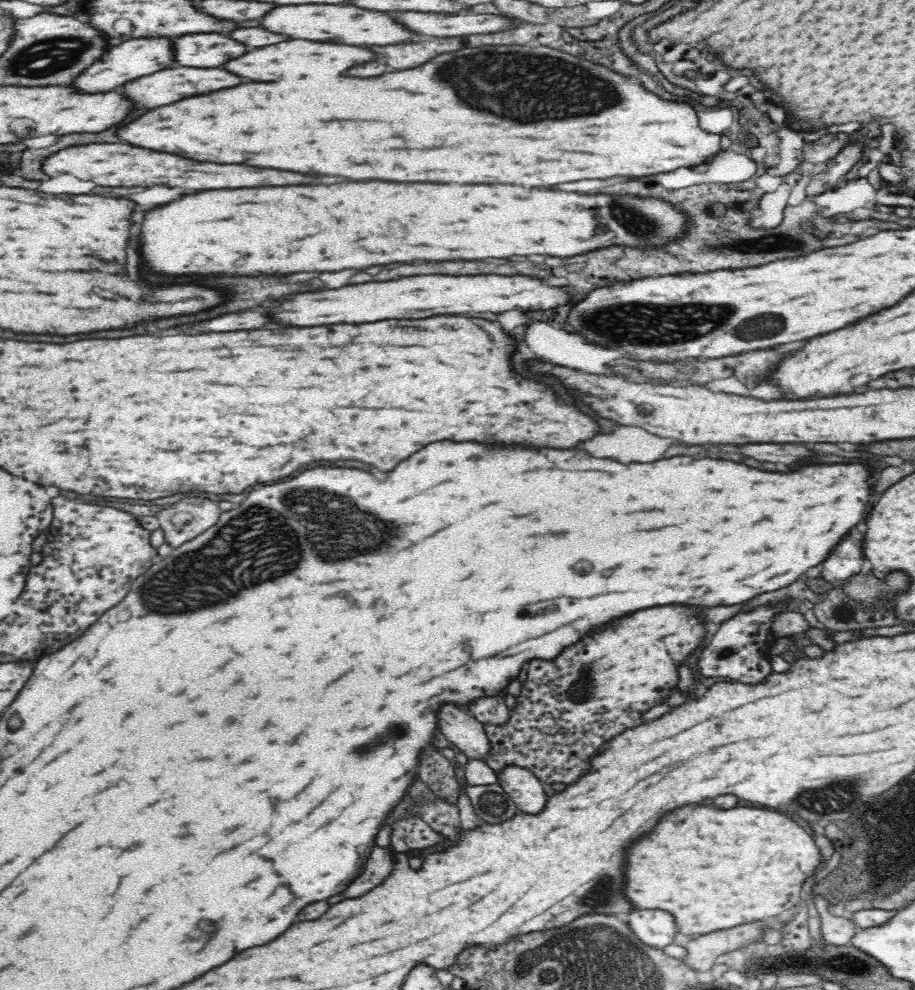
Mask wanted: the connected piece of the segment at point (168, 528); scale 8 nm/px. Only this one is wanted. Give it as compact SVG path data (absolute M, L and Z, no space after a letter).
M184 498L180 500L180 504L162 510L158 514L158 520L162 524L162 530L166 532L166 542L172 548L180 548L218 524L220 516L222 510L218 508L218 504L202 498Z

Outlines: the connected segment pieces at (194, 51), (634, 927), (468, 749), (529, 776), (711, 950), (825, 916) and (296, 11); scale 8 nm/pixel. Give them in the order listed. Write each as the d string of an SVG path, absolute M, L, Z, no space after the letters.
M202 32L202 34L188 34L170 40L172 54L180 66L192 68L216 68L218 64L240 56L248 48L238 44L232 38Z
M636 910L630 912L628 920L628 928L634 932L634 936L650 946L650 948L658 948L662 950L668 944L674 944L674 936L678 932L674 918L668 912L660 912L660 910Z
M452 702L440 704L436 712L438 730L456 744L466 758L484 760L490 752L490 742L484 730L484 724L480 724L476 718L472 718L462 706L456 706Z
M506 766L500 772L496 772L496 776L498 784L516 802L520 812L542 812L544 804L548 802L548 796L542 790L542 780L532 770L520 766Z
M738 926L738 928L732 928L730 932L718 930L702 936L692 936L684 948L686 954L682 958L682 964L688 970L694 970L696 974L700 972L704 974L714 966L716 956L720 952L734 950L744 942L754 942L760 938L762 938L760 928L750 928L750 926Z
M814 894L814 902L816 902L816 910L820 914L822 920L822 940L826 942L826 946L850 946L852 944L852 936L858 932L858 926L850 920L850 918L834 918L828 914L826 908L826 898L822 894Z
M298 4L298 6L274 6L266 16L258 20L258 26L282 34L286 38L302 38L312 42L332 42L332 44L350 44L350 46L362 46L362 44L374 44L374 46L386 46L410 40L410 32L406 32L402 26L394 24L390 16L380 12L366 12L356 6L338 6L338 4Z

